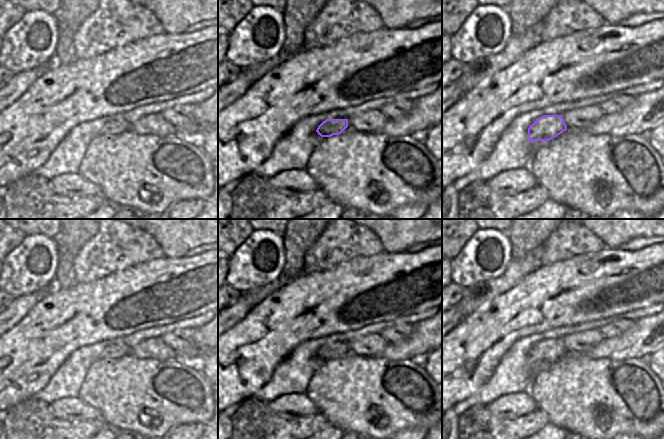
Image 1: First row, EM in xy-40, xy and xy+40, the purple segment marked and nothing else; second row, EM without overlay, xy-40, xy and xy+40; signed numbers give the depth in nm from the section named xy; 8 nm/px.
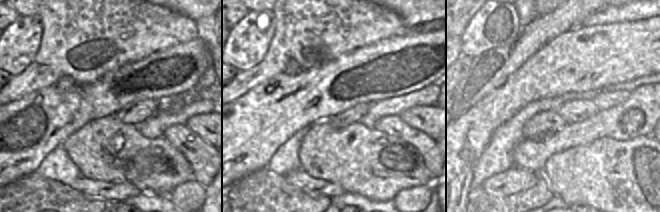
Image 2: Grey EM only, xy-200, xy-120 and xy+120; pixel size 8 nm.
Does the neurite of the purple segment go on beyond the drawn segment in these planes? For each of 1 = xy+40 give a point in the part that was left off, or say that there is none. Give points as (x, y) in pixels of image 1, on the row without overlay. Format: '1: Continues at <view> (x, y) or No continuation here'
1: No continuation here

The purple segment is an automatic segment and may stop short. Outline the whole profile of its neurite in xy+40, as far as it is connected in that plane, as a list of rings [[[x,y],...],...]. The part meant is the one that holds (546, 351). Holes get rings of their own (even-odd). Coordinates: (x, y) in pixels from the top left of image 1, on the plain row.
[[[543,339],[536,343],[528,352],[528,362],[533,365],[549,365],[564,355],[567,350],[562,339]]]

